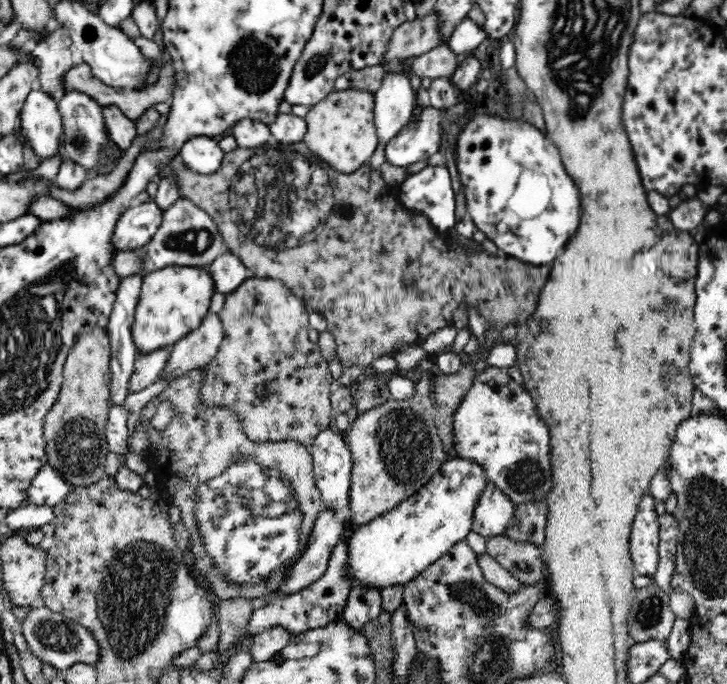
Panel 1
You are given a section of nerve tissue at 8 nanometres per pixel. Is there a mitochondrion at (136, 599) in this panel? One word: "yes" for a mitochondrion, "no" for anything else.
yes

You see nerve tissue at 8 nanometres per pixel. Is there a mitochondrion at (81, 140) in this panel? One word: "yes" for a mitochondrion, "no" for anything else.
yes

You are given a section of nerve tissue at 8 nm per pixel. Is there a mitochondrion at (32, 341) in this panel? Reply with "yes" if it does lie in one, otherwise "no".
yes

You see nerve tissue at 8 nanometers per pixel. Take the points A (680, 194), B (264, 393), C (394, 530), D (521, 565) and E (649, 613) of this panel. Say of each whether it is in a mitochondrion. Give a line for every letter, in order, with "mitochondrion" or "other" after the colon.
A: other
B: other
C: other
D: mitochondrion
E: mitochondrion

